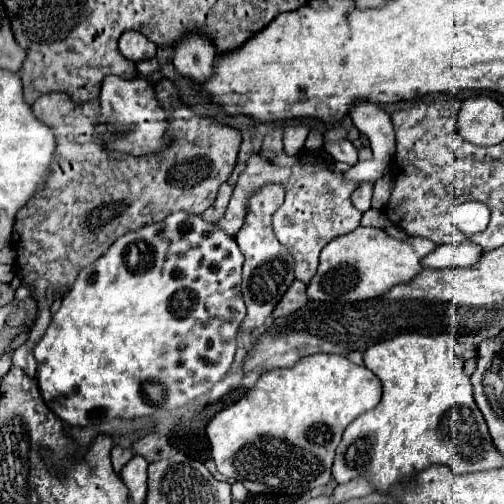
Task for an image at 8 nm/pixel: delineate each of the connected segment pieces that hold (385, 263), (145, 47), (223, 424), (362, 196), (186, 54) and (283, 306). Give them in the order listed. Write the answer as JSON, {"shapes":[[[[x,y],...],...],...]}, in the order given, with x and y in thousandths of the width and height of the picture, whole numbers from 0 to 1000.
{"shapes":[[[[710,448],[702,460],[663,472],[635,504],[635,528],[623,556],[611,563],[611,587],[619,595],[655,599],[702,599],[734,595],[774,579],[790,563],[817,560],[833,540],[841,540],[837,512],[869,492],[865,480],[833,468],[813,468],[810,476],[790,476],[770,468],[750,452]]],[[[258,60],[238,71],[238,103],[262,123],[282,123],[310,111],[310,87],[298,83],[286,67]]],[[[619,702],[595,710],[579,730],[524,738],[480,794],[433,817],[413,837],[409,865],[417,873],[421,913],[444,948],[480,956],[500,980],[587,984],[611,968],[643,964],[659,948],[663,897],[679,873],[679,857],[710,825],[742,813],[754,786],[754,754],[726,726],[706,726],[687,706]]],[[[718,361],[718,365],[702,377],[702,385],[698,385],[698,405],[702,405],[710,417],[726,421],[726,417],[734,413],[734,393],[738,393],[738,365],[734,365],[734,361]]],[[[365,79],[353,95],[345,95],[345,135],[389,167],[417,159],[429,131],[425,119],[425,91],[409,87],[409,79]]],[[[583,556],[579,567],[567,575],[567,583],[560,587],[560,595],[552,599],[552,607],[544,611],[540,627],[552,631],[552,627],[571,627],[575,619],[587,619],[591,611],[599,611],[599,603],[611,599],[611,587],[607,587],[607,563],[599,563],[595,556]]]]}

